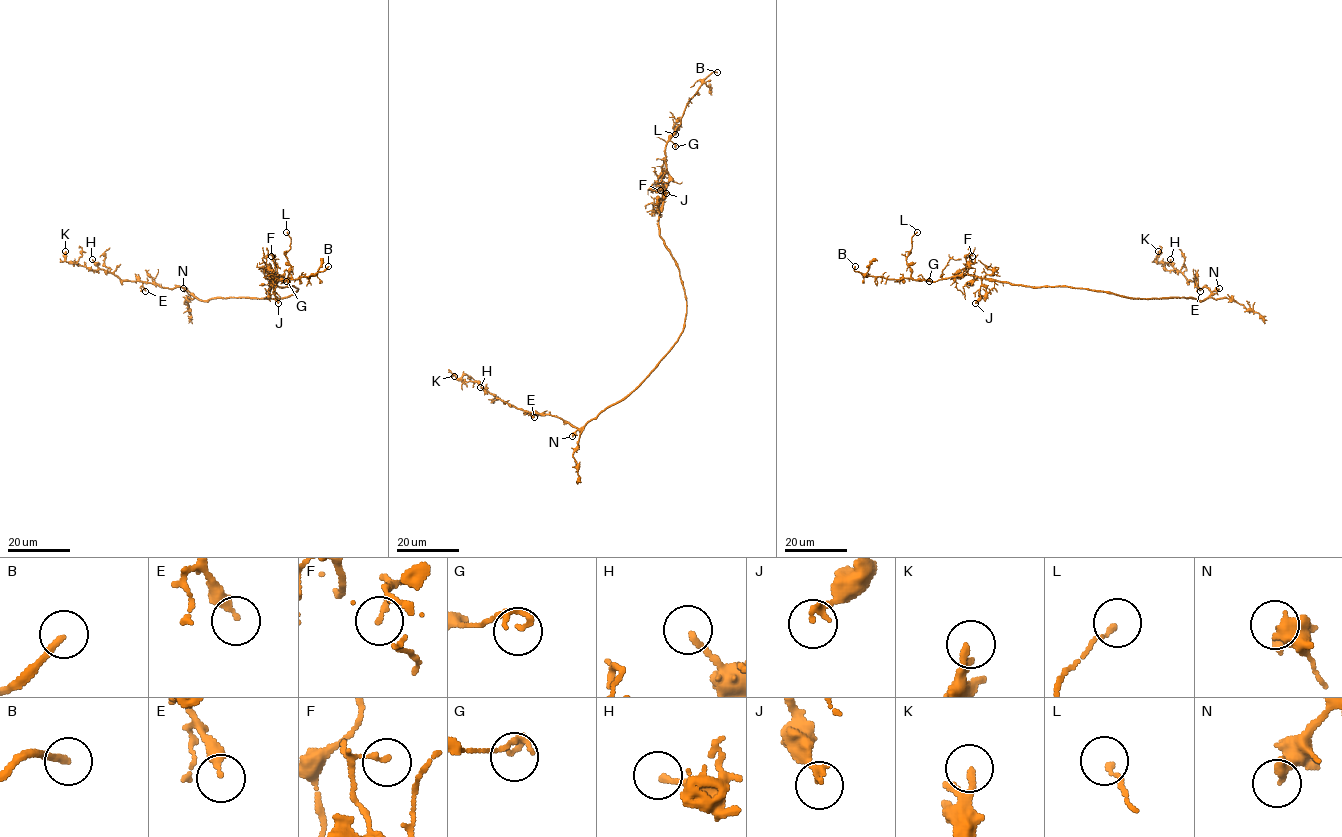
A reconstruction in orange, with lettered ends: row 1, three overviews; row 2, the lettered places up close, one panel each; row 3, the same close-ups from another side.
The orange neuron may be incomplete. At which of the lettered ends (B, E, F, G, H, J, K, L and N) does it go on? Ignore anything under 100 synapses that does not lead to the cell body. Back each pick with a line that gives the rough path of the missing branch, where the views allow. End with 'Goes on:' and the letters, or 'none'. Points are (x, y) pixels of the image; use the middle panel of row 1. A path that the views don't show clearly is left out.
B: missing branch runs (717, 72), (723, 70), (714, 61), (693, 60), (678, 50), (661, 46), (641, 26), (635, 25)
Goes on: B

